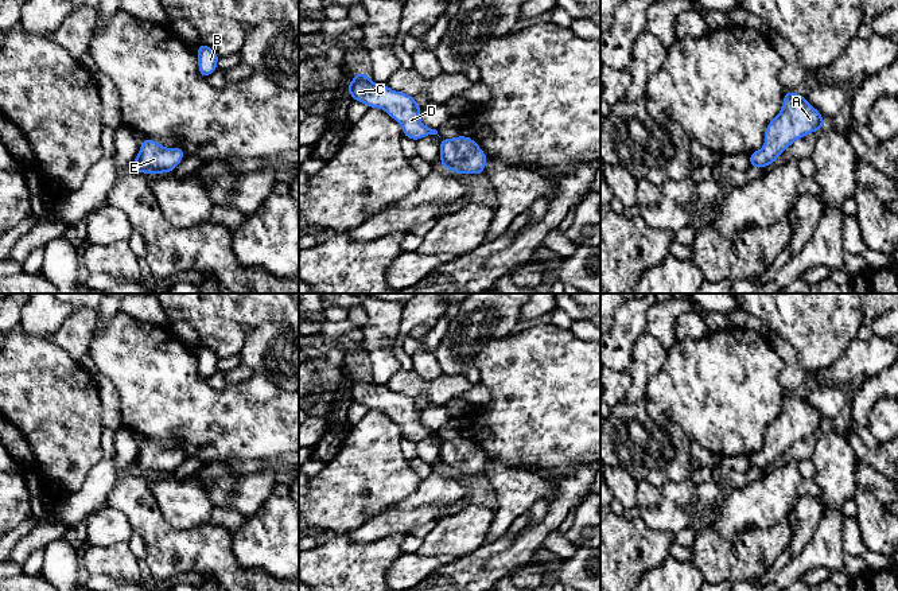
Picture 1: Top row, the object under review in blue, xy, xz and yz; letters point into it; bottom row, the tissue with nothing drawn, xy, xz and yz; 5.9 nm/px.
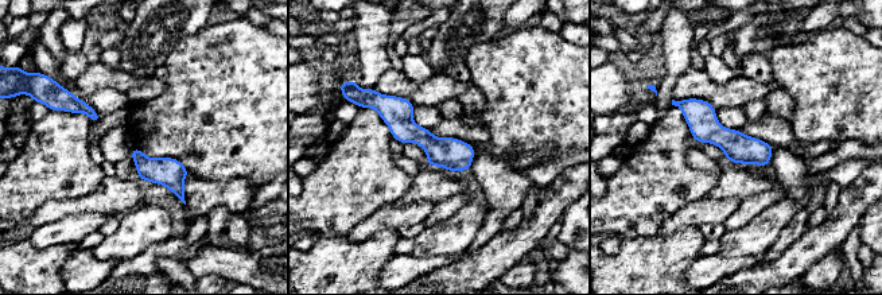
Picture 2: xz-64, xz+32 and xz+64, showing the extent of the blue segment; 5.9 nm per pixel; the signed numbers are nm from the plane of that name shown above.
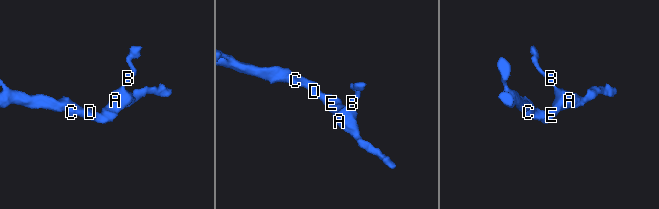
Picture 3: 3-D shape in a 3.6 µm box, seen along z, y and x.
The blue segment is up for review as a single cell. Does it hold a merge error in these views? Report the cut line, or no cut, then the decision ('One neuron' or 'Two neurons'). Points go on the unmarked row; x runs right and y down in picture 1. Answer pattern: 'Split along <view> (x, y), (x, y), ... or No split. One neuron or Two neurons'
No split. One neuron

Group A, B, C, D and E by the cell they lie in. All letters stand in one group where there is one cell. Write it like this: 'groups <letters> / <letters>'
groups A B C D E

